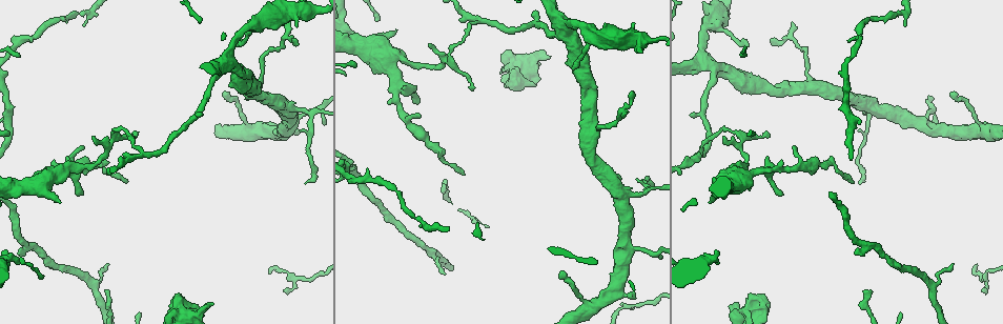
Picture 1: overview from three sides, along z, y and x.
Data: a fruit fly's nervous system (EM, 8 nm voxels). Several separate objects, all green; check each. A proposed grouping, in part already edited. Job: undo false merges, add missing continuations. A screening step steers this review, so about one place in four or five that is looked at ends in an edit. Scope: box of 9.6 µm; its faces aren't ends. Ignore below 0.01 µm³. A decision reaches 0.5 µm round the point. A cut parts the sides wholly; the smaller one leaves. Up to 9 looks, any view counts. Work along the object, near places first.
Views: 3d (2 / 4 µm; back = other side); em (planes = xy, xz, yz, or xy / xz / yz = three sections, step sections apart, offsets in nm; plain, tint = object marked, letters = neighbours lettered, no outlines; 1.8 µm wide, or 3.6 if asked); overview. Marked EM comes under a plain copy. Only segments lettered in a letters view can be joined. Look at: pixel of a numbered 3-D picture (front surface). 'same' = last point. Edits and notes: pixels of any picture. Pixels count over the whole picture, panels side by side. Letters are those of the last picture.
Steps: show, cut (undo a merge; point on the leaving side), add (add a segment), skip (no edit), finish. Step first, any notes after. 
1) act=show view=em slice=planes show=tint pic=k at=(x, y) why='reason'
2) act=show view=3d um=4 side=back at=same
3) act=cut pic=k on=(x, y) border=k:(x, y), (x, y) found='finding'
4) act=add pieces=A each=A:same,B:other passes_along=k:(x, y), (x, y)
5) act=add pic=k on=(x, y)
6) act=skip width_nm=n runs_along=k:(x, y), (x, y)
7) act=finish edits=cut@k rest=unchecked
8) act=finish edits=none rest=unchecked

act=show view=em slice=planes show=tint pic=1 at=(550, 56) why='branch stops here'

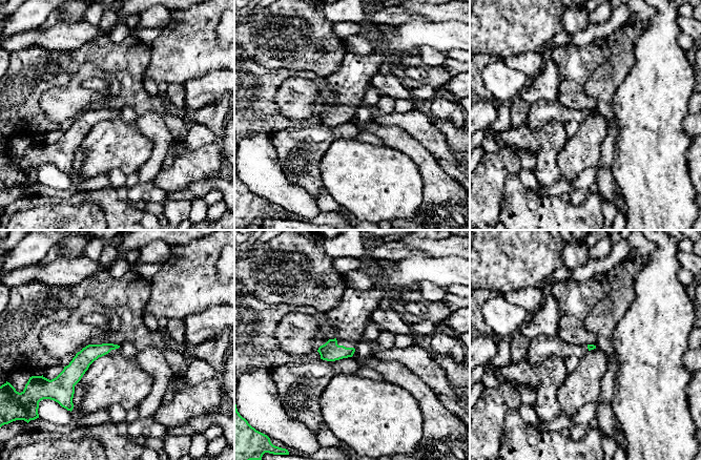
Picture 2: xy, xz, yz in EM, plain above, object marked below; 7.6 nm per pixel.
act=show view=em slice=planes show=letters at=same why='what lies round it'

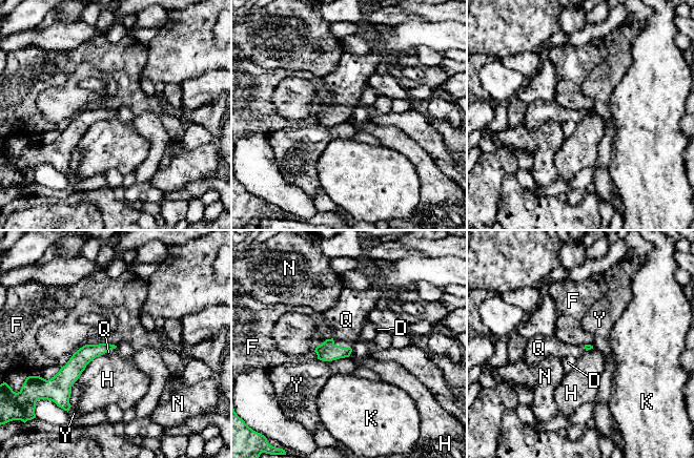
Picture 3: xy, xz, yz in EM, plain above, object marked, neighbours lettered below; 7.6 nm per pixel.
act=add pieces=Q longest_contact=H:300nm each=D:other,F:other,H:other,K:other,N:other,Q:same,Y:other found='it goes on there'

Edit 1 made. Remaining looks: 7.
act=show view=3d um=2 pic=1 at=(717, 264) why='free end'

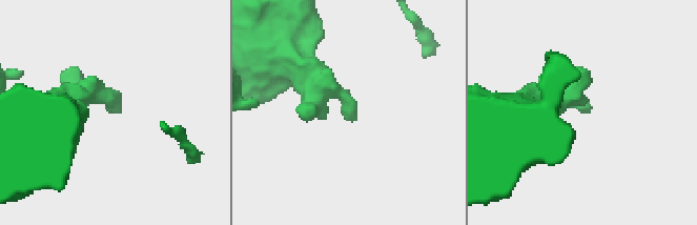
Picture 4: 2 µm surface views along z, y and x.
act=show view=em slice=yz step=4 show=tint pic=4 at=(353, 118) why='shape alone is not enough'

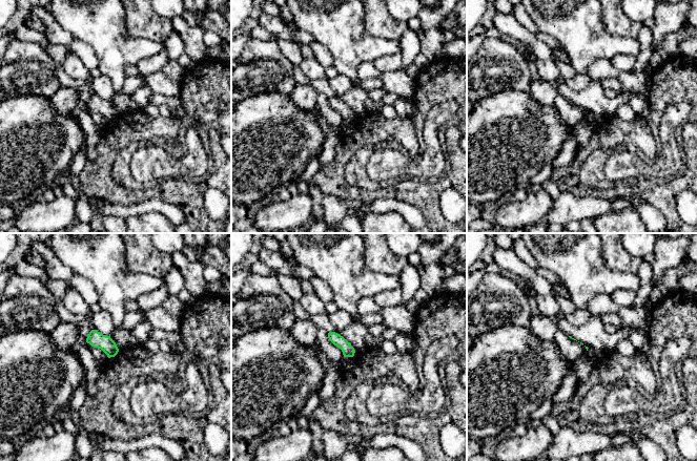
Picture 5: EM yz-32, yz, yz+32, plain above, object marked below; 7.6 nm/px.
act=show view=em slice=xy step=16 show=letters at=same why='another direction'

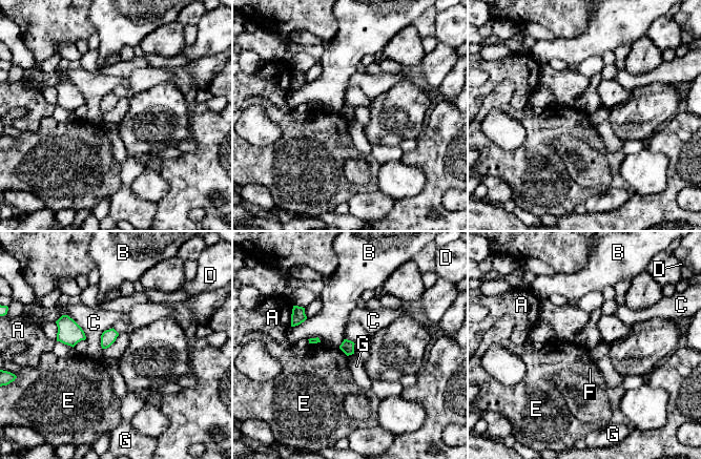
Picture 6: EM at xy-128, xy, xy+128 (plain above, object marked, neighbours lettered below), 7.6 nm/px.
act=skip each=A:other,B:other,C:other,D:other,E:other,F:other,G:other border=6:(338, 348), (347, 356) found='no lettered segment goes on from it'

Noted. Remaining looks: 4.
act=show view=em um=3.6 slice=yz step=16 show=tint pic=1 at=(390, 51) why='sudden change in width'

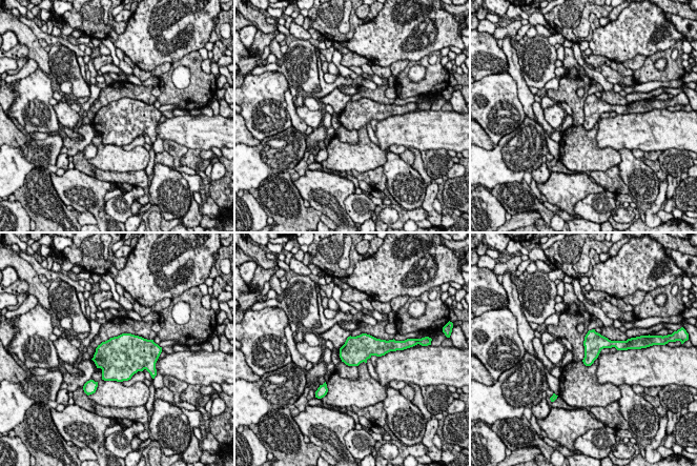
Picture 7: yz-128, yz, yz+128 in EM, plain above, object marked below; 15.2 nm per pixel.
act=show view=em um=3.6 slice=planes show=tint at=same why='another direction'

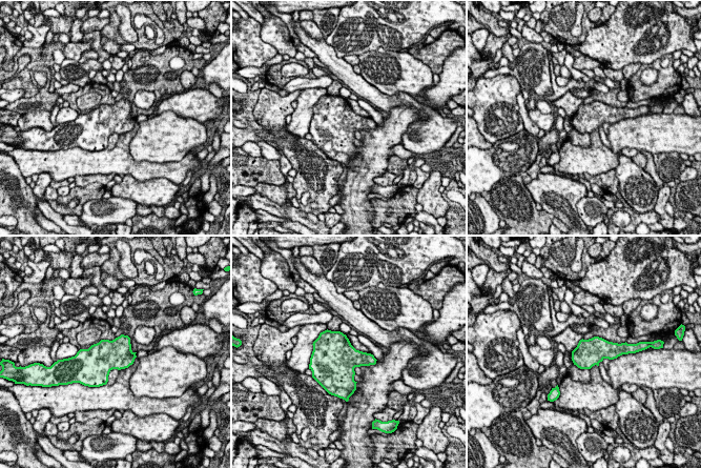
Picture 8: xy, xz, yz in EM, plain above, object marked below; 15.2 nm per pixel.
act=show view=em um=3.6 slice=planes show=letters at=same why='what lies round it'

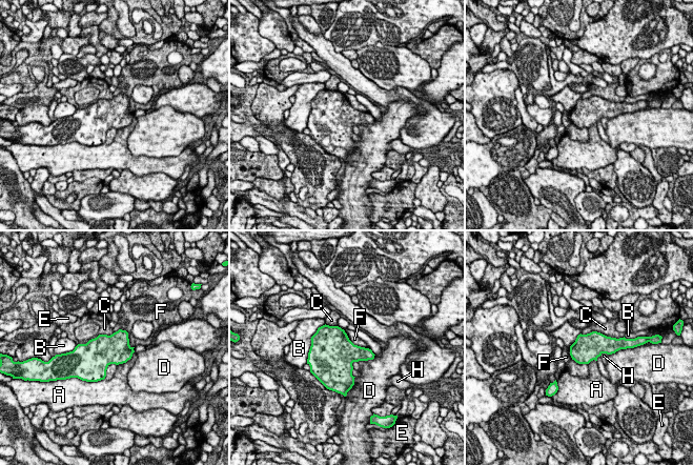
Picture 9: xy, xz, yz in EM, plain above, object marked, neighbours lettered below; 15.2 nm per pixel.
act=skip longest_contact=C:600nm each=A:other,B:other,C:other,D:other,E:other,F:other,H:other border=9:(344, 330), (354, 344), (367, 348) found='one neuron here'

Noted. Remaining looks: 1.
act=finish edits=add@3 rest=unchecked

